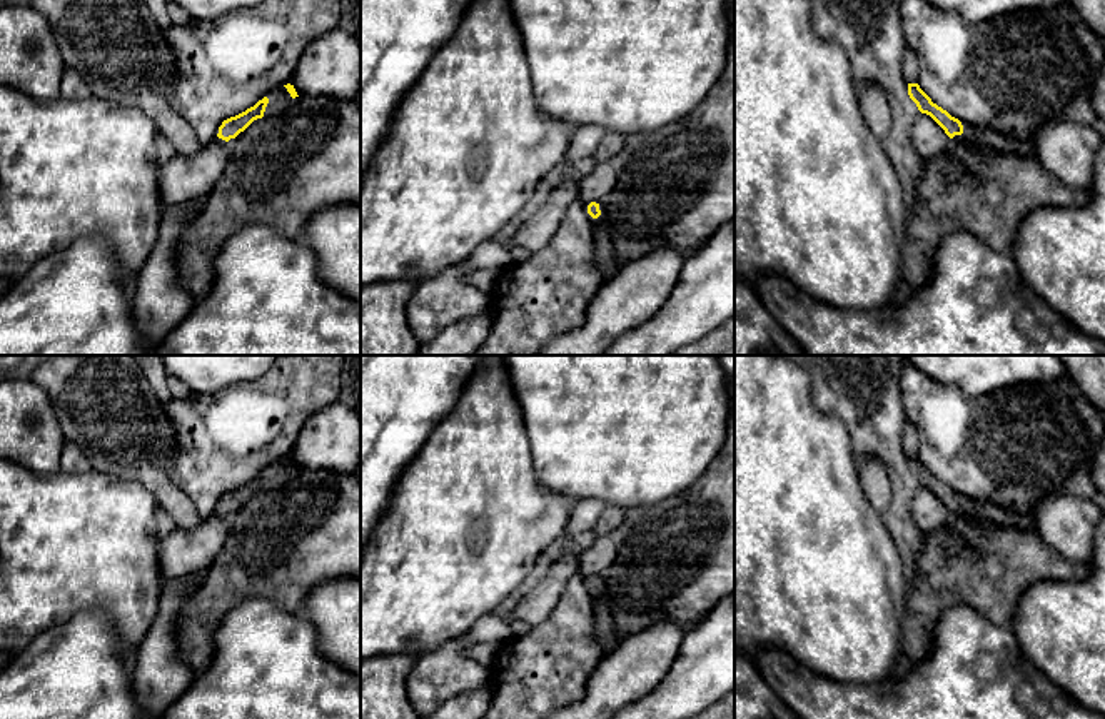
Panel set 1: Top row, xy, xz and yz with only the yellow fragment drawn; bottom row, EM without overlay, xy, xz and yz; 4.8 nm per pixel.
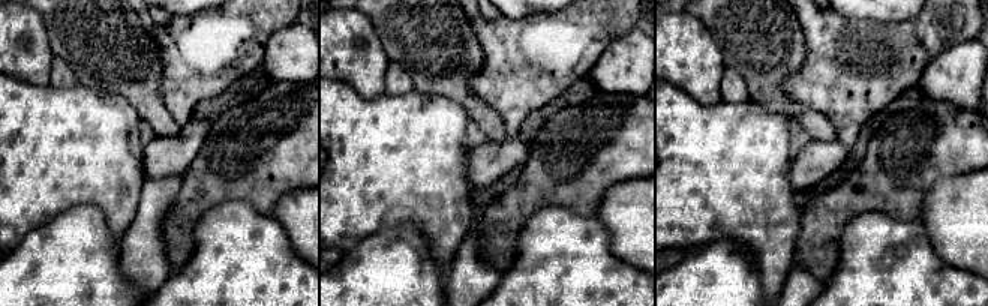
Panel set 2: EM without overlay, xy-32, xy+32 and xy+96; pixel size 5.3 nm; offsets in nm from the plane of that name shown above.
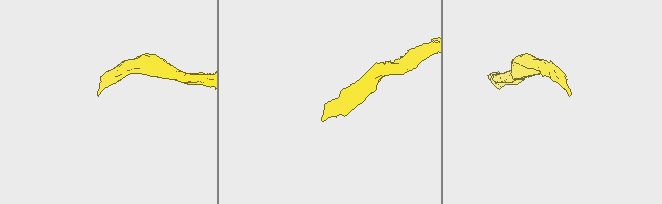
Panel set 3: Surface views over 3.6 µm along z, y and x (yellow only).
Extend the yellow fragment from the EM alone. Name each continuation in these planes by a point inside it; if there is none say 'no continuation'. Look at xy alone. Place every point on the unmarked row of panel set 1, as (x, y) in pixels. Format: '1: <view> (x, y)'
1: xy (279, 472)

